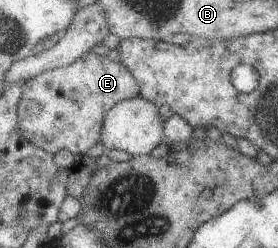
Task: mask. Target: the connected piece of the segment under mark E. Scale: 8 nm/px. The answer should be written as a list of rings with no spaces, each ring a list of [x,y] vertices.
[[[85,53],[68,66],[44,71],[24,83],[18,105],[19,129],[27,140],[46,152],[55,155],[59,150],[67,150],[75,157],[82,156],[101,143],[101,130],[107,111],[120,101],[139,96],[139,90],[135,76],[122,63],[116,63],[108,56]]]

